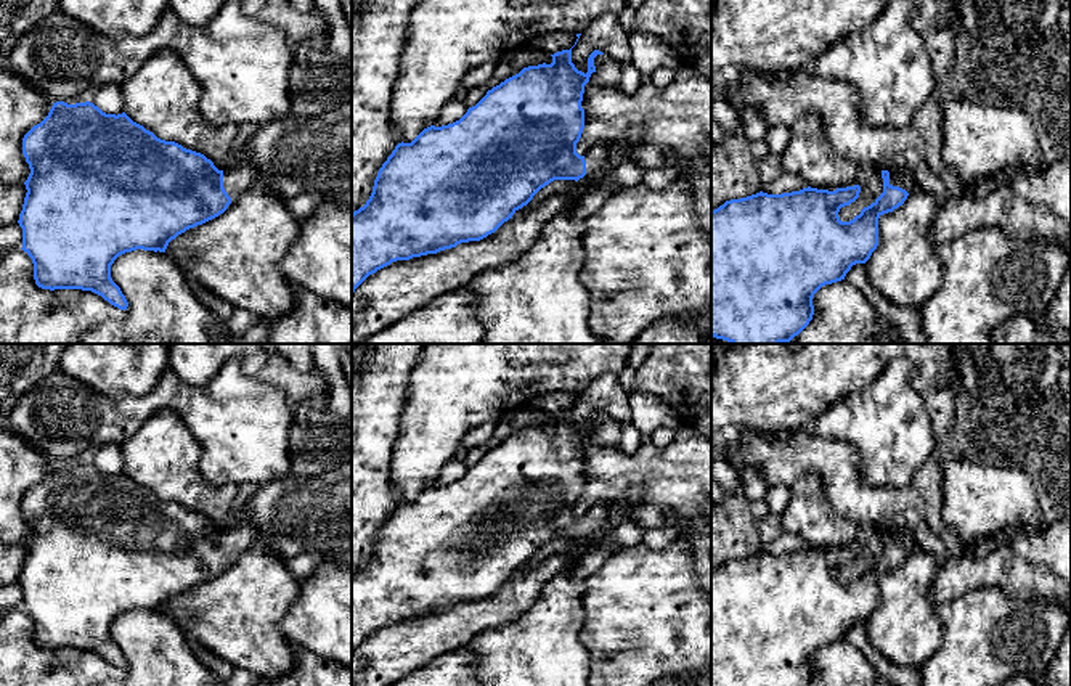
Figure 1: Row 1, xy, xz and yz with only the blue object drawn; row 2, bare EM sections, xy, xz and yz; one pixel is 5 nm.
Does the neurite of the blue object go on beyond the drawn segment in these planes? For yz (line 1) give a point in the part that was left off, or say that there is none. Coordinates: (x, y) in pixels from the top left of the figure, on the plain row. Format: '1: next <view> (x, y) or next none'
1: next yz (901, 537)

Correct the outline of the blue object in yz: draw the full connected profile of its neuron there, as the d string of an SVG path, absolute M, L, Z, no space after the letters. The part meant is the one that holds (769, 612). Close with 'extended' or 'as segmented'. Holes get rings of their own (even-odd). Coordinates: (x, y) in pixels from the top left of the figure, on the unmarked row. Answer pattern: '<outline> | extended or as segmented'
M904 527L882 530L882 538L883 553L849 582L841 582L838 572L859 557L859 545L835 551L811 546L782 554L759 551L711 570L711 686L808 686L814 675L814 654L870 619L878 606L878 578L902 566L915 548L912 530Z | extended

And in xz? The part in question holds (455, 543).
M572 408L557 411L551 414L551 424L523 427L488 450L459 480L442 487L430 485L411 503L398 503L379 529L369 559L352 574L352 654L369 635L392 622L487 598L554 540L575 540L576 545L591 545L594 549L610 543L612 533L602 530L607 506L594 506L584 516L576 512L584 488L584 445L596 432L597 414L604 413L594 410L589 414L584 434L572 423Z | extended

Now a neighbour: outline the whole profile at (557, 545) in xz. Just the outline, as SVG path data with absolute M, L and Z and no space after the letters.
M554 540L554 541L551 541L549 545L541 548L527 566L515 570L512 578L517 578L517 577L527 574L528 570L535 569L543 559L549 557L554 553L568 553L568 551L572 551L572 546L573 546L573 543L570 540Z

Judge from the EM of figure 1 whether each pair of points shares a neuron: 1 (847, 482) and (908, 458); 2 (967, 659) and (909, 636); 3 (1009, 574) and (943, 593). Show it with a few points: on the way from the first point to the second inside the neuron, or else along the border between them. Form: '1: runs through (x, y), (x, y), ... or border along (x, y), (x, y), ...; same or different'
1: border along (845, 442), (861, 455), (864, 482), (898, 489); different
2: border along (936, 609), (941, 625), (941, 645), (920, 667); different
3: runs through (993, 574), (962, 574), (959, 577); same

